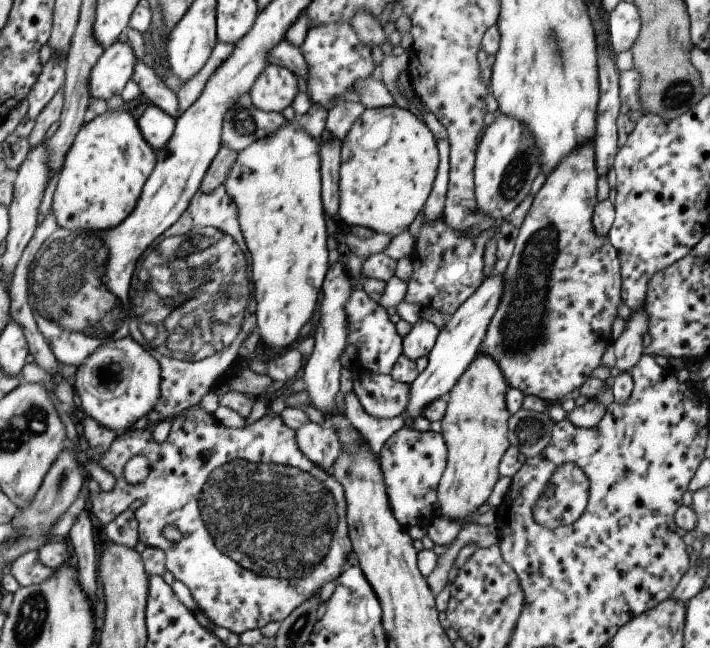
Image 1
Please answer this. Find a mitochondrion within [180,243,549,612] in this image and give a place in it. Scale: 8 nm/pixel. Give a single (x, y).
(272, 519)

